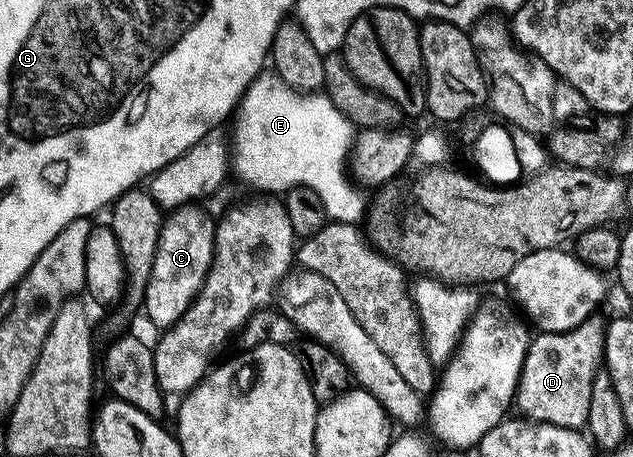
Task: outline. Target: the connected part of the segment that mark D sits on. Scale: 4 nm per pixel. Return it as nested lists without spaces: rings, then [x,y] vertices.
[[[590,316],[572,330],[559,333],[536,333],[519,374],[517,406],[528,419],[572,428],[586,427],[589,396],[595,374],[605,358],[607,332],[604,319]]]

